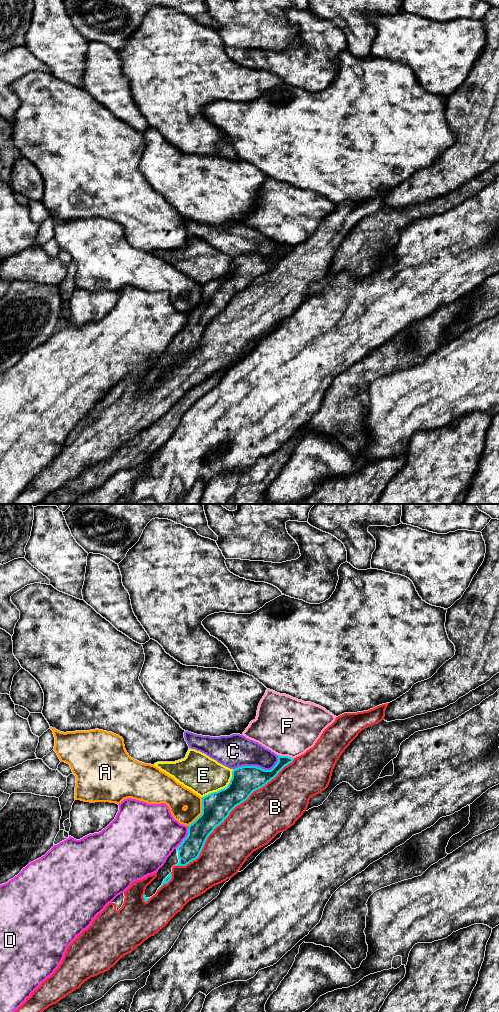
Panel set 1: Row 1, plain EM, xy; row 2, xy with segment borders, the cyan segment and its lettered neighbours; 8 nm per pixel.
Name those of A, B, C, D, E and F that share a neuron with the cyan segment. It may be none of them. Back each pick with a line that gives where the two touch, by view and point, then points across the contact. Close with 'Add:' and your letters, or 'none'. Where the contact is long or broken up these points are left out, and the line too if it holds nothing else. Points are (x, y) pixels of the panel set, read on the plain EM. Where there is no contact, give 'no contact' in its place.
Add: none

